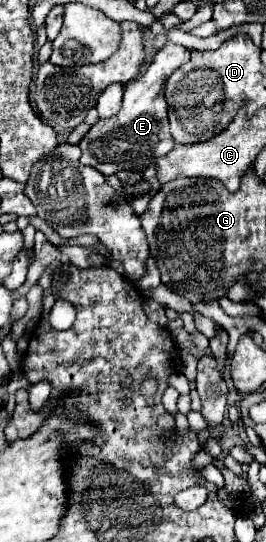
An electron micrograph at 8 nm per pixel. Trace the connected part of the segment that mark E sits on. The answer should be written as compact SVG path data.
M167 43L147 65L145 73L129 81L129 85L125 85L121 111L111 119L99 119L85 133L85 137L79 143L83 151L81 163L97 169L103 175L113 175L119 169L145 171L145 167L153 163L155 157L167 155L175 143L169 133L167 103L163 99L163 87L165 87L167 77L187 59L189 59L189 49L175 43Z

